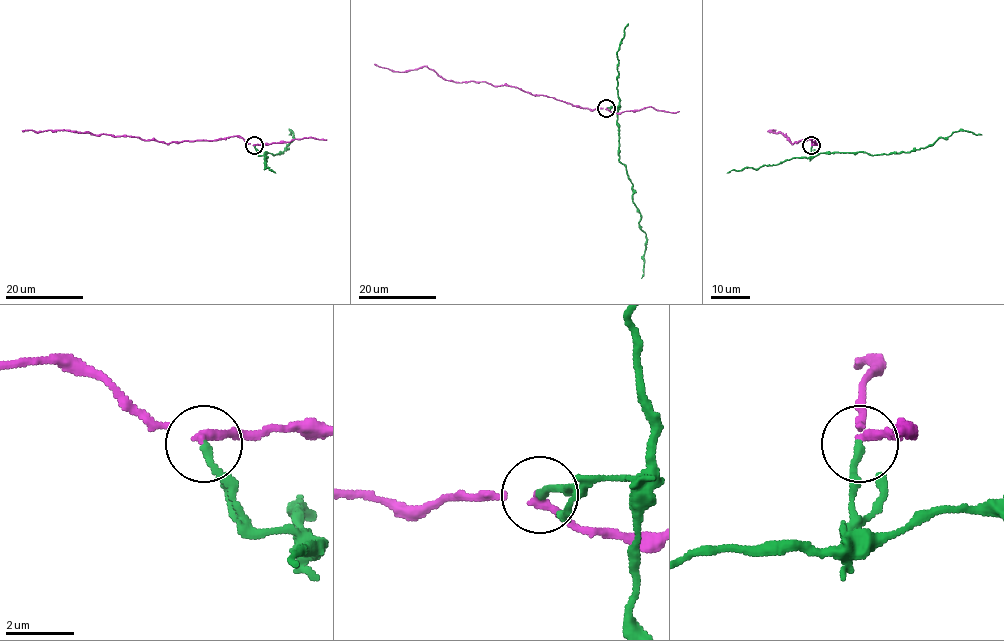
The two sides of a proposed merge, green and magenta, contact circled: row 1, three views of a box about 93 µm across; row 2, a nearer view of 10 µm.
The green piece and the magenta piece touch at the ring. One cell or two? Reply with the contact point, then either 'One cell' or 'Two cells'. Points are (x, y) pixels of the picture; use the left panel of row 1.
Place: (254, 145). Two cells

